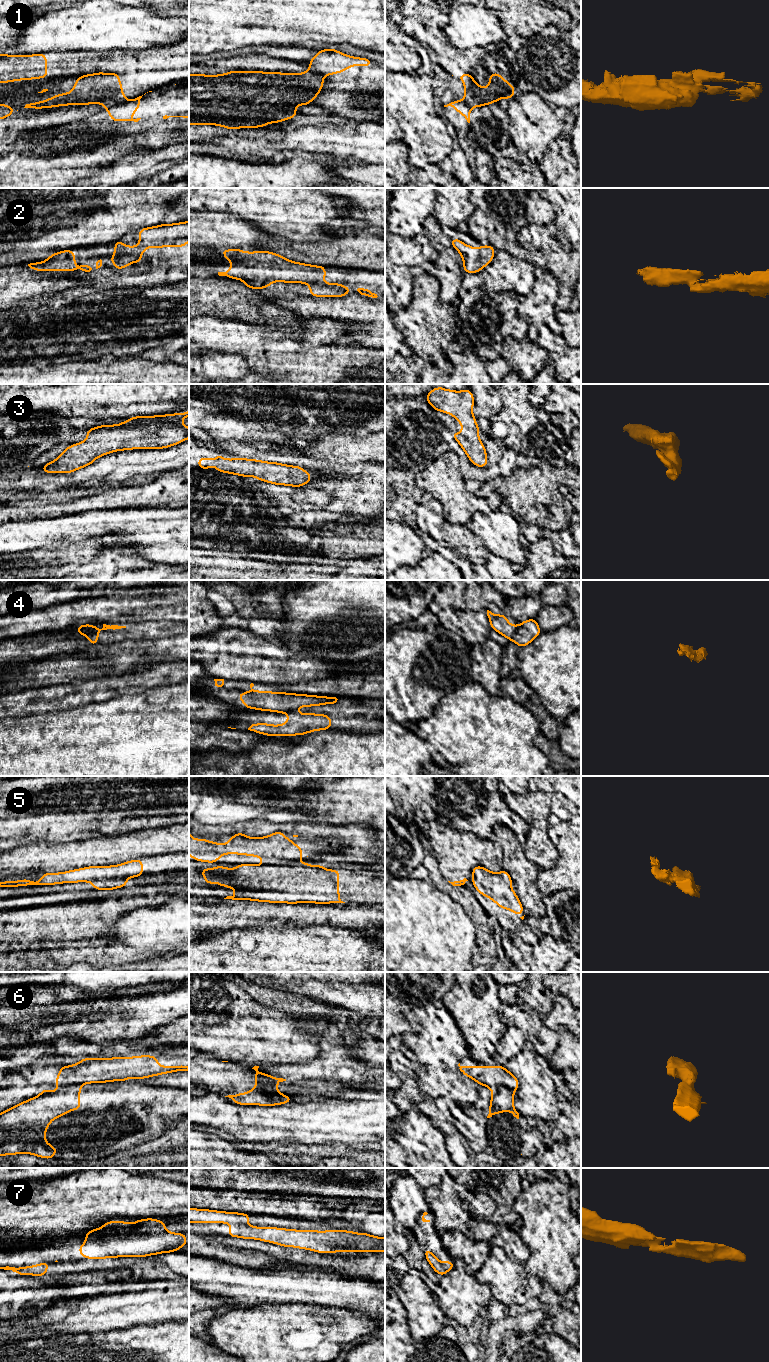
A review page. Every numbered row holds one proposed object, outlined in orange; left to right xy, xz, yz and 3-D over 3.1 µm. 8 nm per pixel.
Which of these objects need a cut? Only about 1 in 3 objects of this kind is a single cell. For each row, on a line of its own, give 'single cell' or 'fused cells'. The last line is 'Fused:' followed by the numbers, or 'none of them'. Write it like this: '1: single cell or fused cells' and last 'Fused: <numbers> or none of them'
1: fused cells
2: single cell
3: single cell
4: fused cells
5: fused cells
6: fused cells
7: single cell
Fused: 1, 4, 5, 6

